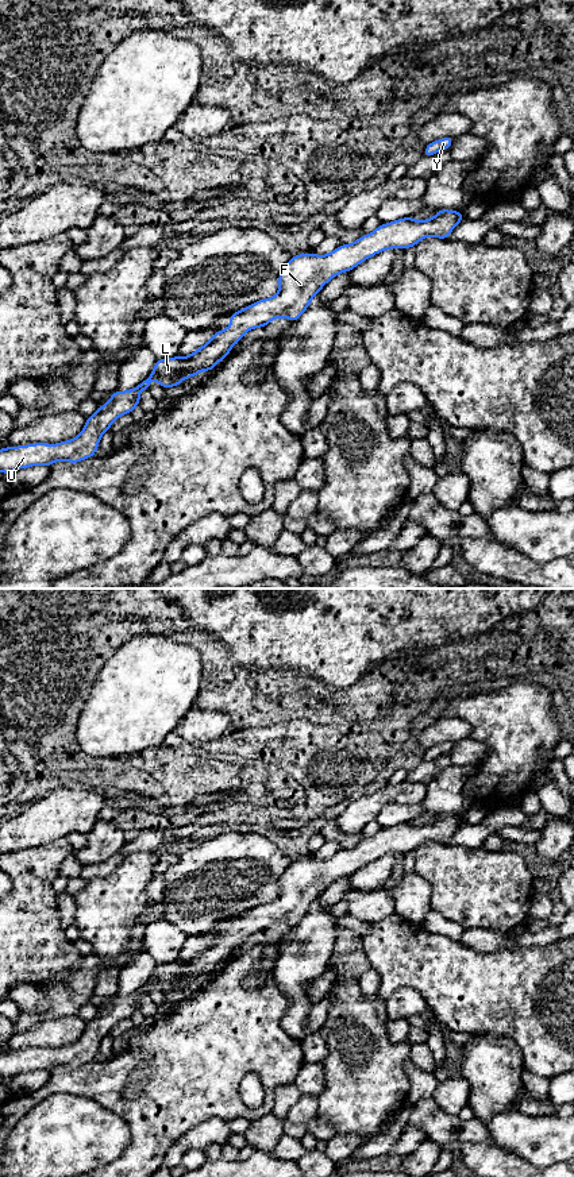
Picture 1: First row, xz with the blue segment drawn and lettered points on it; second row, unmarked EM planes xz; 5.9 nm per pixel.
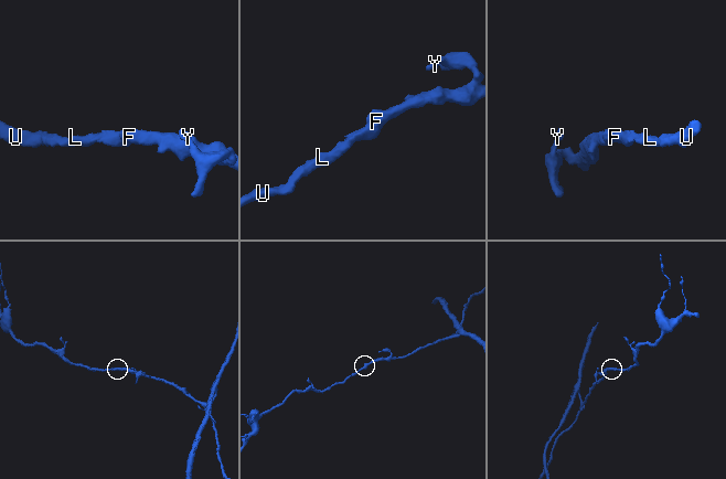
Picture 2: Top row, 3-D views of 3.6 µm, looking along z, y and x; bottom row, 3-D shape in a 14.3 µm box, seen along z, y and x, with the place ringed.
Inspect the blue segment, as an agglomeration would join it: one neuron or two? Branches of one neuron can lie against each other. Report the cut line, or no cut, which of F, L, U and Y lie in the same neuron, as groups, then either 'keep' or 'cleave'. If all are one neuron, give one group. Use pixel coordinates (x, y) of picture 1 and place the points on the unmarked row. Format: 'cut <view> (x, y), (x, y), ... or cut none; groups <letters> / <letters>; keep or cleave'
cut none; groups F L U Y; keep

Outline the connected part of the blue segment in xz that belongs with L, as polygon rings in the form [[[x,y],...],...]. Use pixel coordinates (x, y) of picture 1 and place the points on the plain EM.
[[[440,814],[427,825],[413,825],[408,821],[381,829],[371,838],[361,841],[354,848],[342,849],[327,860],[308,857],[293,860],[278,880],[280,895],[276,900],[230,919],[231,930],[217,935],[193,958],[158,964],[151,979],[136,992],[113,996],[109,1006],[86,1023],[77,1042],[57,1049],[35,1047],[1,1053],[0,1077],[11,1078],[31,1070],[50,1072],[58,1065],[78,1068],[95,1061],[104,1037],[118,1022],[132,1018],[134,1012],[140,1008],[139,996],[150,996],[151,984],[167,993],[181,989],[184,983],[193,983],[200,976],[213,975],[247,935],[263,933],[277,922],[285,922],[293,927],[298,925],[312,903],[335,880],[351,876],[359,868],[389,853],[415,852],[428,841],[446,845],[463,823],[461,815],[448,814]]]

